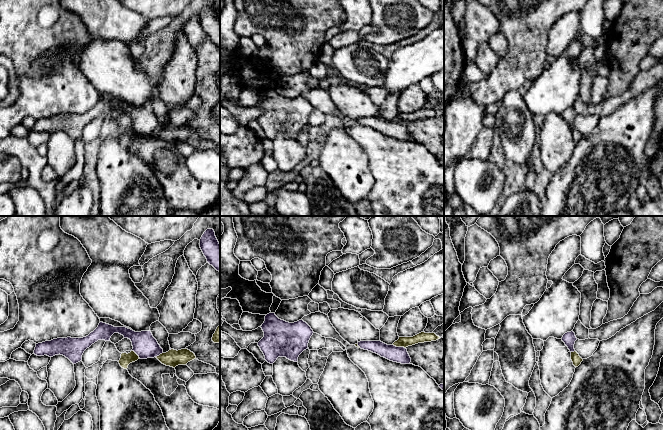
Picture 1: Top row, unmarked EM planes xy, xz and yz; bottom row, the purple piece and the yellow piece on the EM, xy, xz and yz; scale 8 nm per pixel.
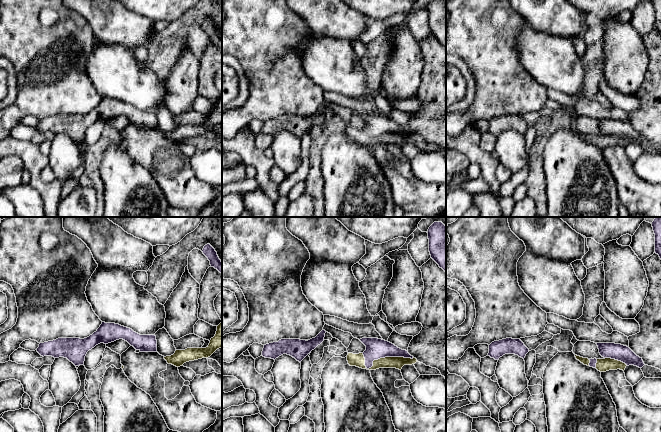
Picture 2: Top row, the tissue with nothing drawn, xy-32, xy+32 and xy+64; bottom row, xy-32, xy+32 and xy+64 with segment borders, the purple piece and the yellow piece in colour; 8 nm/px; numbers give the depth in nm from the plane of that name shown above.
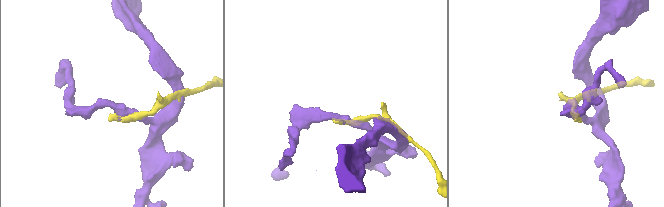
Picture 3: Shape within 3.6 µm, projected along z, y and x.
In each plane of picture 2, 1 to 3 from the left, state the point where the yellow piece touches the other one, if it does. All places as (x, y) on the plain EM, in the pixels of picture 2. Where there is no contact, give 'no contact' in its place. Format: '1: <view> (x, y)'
1: no contact
2: xy+32 (381, 133)
3: xy+64 (616, 135)

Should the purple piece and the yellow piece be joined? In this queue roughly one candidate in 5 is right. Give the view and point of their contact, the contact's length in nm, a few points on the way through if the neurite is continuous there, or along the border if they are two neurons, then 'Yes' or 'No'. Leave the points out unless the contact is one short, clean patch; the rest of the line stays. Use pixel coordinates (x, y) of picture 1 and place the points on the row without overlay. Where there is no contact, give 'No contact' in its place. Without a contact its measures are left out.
Touches purple at xz (399, 123). Shared border 120 nm. No

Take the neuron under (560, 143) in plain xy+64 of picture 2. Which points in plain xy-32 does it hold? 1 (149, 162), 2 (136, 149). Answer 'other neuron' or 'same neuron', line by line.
1: other neuron
2: other neuron

